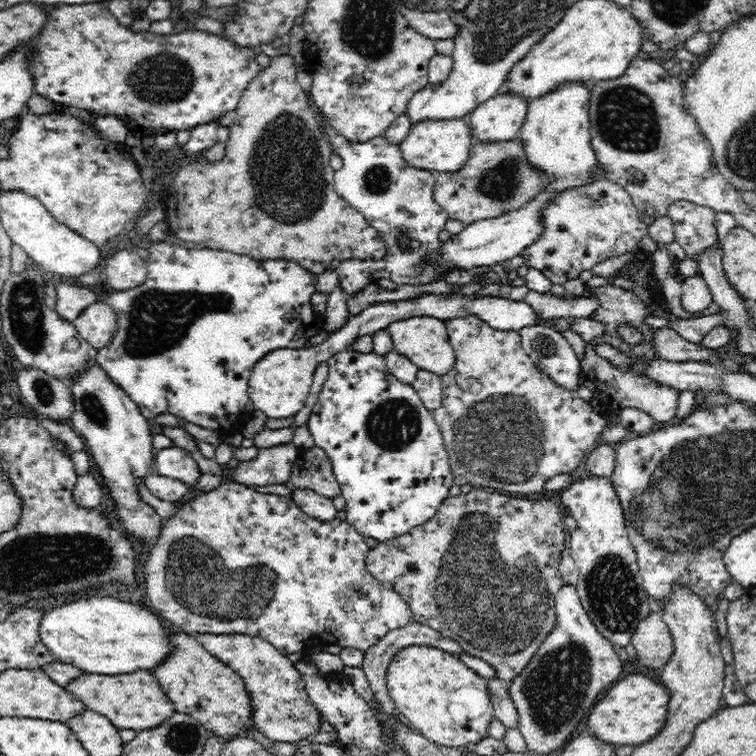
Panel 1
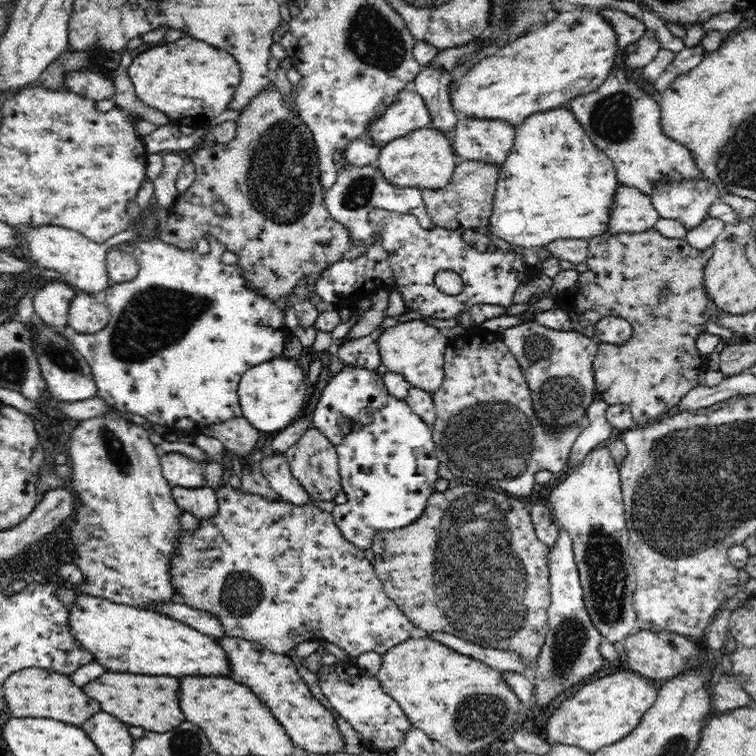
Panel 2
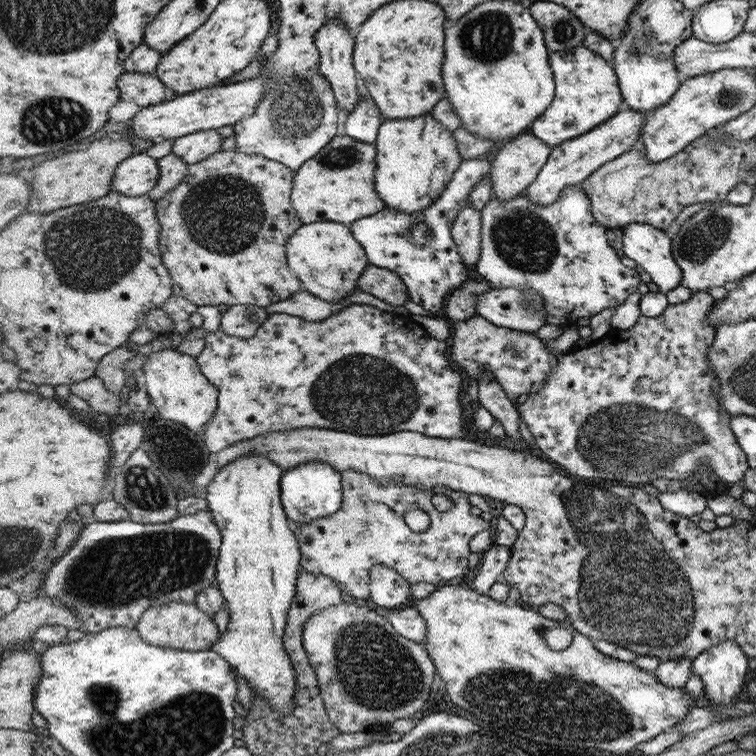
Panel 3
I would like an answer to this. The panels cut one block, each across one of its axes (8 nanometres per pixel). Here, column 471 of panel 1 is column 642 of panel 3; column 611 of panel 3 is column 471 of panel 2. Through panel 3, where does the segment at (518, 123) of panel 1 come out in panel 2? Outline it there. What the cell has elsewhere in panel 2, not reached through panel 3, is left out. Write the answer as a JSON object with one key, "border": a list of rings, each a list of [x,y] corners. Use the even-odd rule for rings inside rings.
{"border":[[[464,118],[458,120],[452,138],[459,160],[479,160],[502,167],[512,148],[516,131],[503,120]]]}

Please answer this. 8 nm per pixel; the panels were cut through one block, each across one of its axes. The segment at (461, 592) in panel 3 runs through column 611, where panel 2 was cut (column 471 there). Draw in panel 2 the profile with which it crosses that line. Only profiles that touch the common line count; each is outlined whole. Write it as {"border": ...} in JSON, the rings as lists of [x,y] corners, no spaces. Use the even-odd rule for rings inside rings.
{"border":[[[410,637],[389,648],[382,654],[379,671],[374,676],[380,681],[384,692],[400,703],[400,708],[414,727],[446,746],[452,753],[468,755],[488,745],[511,727],[515,728],[525,715],[524,706],[506,683],[500,670],[474,657],[462,656],[432,637]]]}

